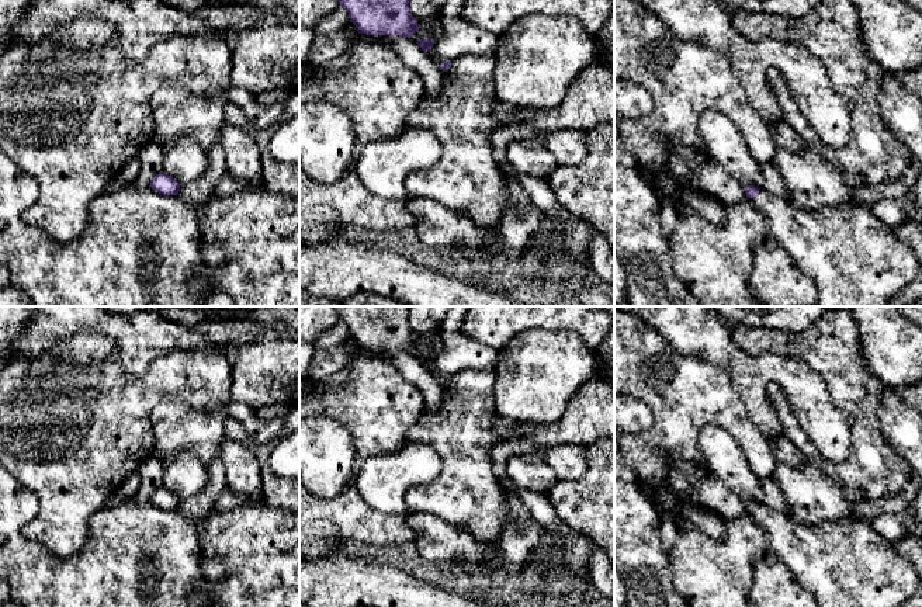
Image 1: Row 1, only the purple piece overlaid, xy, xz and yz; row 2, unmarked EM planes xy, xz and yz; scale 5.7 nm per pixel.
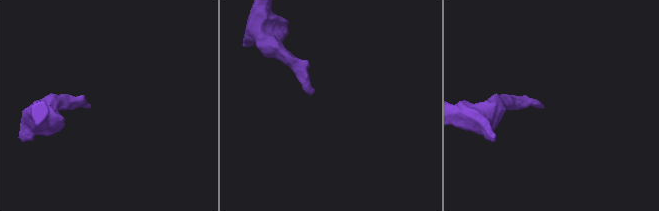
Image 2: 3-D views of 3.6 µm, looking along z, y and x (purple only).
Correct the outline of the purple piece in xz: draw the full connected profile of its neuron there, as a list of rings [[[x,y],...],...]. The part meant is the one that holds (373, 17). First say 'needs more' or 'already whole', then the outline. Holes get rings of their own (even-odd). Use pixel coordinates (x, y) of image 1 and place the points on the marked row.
already whole; [[[339,0],[358,34],[412,37],[419,32],[409,0]]]

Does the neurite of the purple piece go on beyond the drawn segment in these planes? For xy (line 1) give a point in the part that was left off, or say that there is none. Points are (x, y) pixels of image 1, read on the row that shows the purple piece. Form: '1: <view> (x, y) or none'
1: none

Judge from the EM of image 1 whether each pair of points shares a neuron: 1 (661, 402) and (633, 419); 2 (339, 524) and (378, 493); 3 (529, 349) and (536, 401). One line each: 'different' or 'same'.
1: different
2: different
3: same

